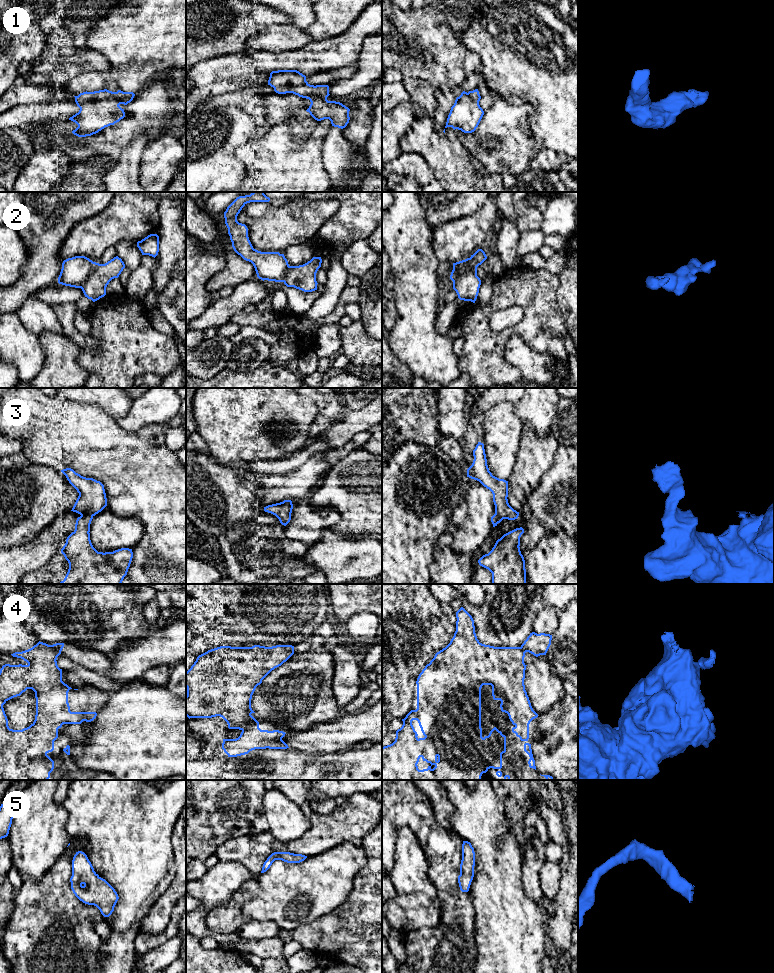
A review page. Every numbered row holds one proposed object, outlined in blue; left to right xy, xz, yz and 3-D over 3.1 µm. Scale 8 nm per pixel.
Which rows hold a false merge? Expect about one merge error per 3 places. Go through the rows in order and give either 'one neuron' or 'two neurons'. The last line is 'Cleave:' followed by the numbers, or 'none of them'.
1: one neuron
2: one neuron
3: one neuron
4: two neurons
5: one neuron
Cleave: 4

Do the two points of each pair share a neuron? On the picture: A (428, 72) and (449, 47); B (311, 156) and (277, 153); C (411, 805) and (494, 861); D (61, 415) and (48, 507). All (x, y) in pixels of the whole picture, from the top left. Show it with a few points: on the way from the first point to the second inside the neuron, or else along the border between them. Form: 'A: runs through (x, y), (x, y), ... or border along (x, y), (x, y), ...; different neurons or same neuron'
A: runs through (434, 66), (438, 63), (438, 58), (443, 53); same neuron
B: runs through (303, 156), (285, 156); same neuron
C: border along (455, 832), (463, 840); different neurons
D: border along (31, 462), (49, 465), (60, 471); different neurons

